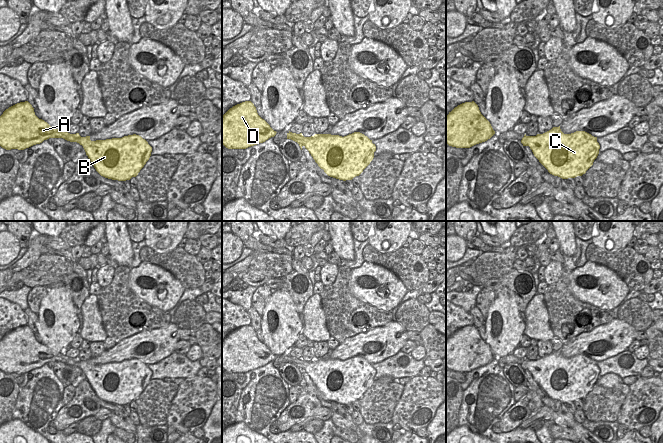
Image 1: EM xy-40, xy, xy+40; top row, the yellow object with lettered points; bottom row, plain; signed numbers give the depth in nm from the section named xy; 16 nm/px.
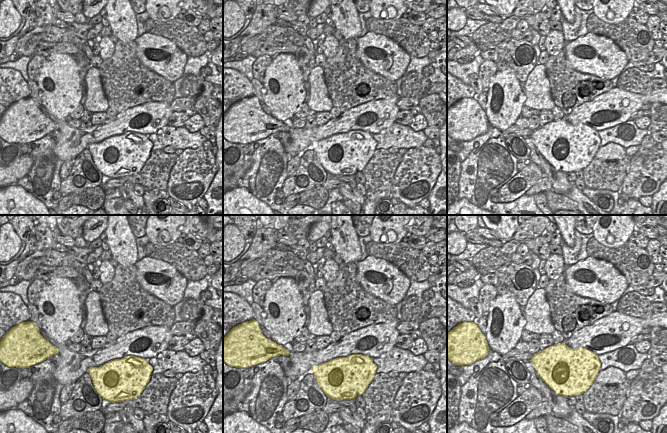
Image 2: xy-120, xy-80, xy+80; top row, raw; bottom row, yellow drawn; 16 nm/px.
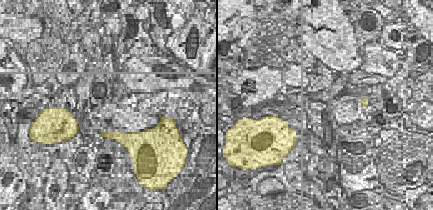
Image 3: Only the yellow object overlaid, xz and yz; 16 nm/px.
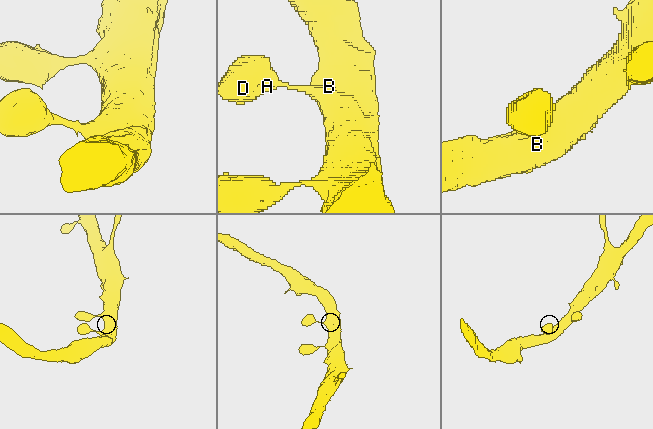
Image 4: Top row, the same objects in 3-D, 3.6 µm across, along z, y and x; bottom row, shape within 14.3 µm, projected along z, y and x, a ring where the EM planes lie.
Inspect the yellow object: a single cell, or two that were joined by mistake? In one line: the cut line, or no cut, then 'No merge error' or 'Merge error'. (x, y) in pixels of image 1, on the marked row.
No split. No merge error

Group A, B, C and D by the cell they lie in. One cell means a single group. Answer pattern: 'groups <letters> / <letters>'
groups A B C D

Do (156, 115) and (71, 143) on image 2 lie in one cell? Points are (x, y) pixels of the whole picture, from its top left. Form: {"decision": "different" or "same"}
{"decision": "same"}

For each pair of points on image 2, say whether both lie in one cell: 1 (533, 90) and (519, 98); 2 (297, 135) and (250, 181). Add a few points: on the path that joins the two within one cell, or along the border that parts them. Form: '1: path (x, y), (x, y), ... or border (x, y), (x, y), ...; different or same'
1: border (525, 93), (526, 100), (523, 104); different
2: border (283, 146), (289, 158); different

